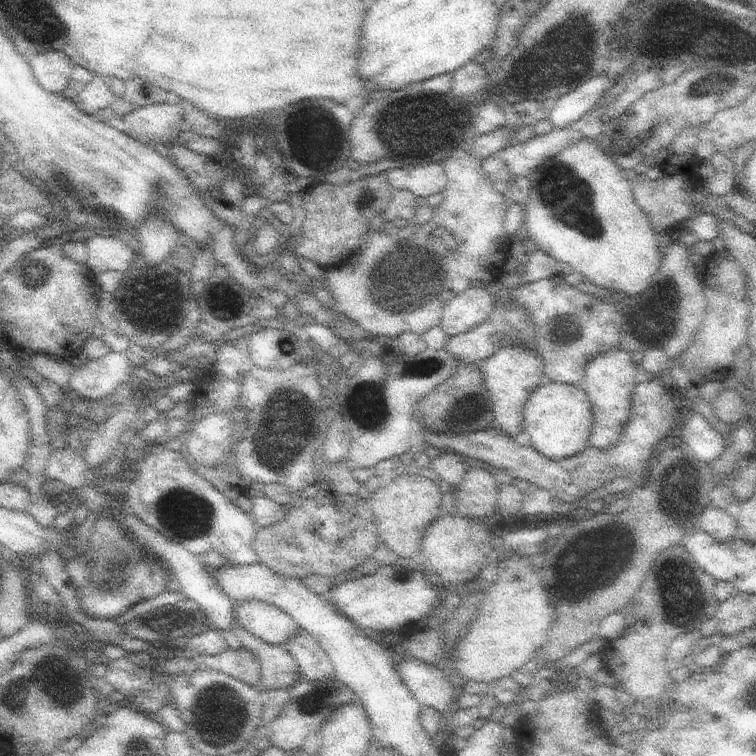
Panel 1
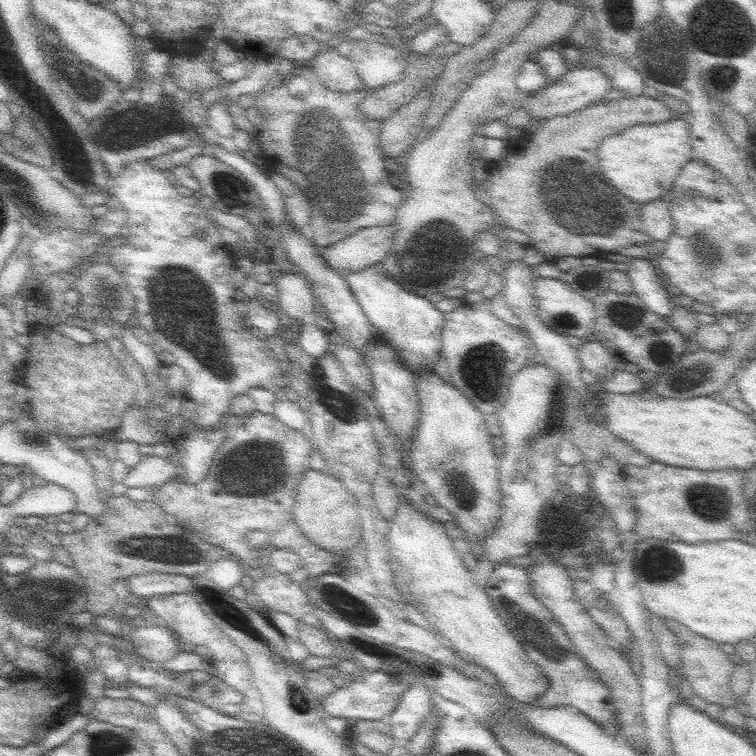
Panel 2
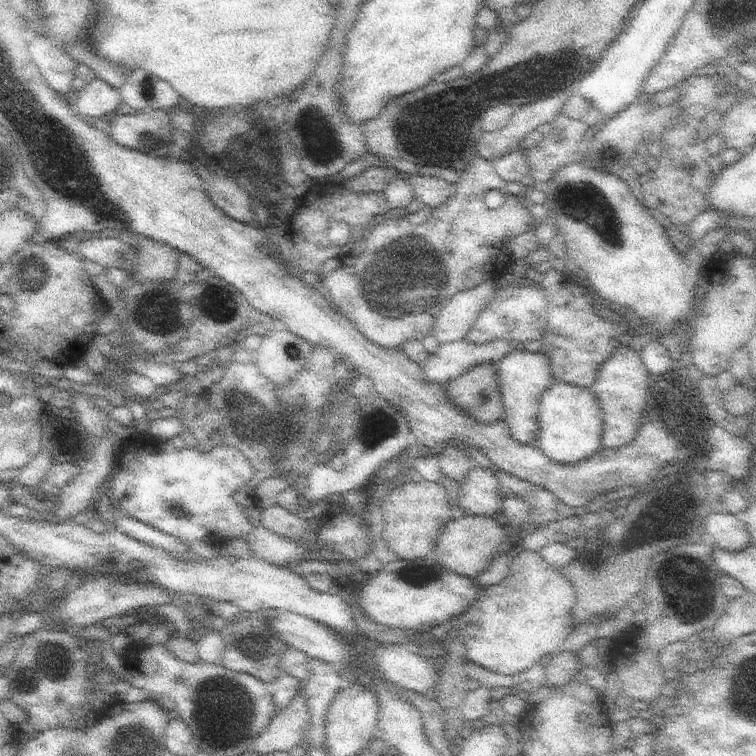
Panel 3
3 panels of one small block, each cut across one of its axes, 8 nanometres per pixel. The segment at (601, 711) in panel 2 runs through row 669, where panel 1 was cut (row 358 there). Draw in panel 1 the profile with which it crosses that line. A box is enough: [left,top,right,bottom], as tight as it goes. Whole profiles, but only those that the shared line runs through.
[509,274,623,386]

